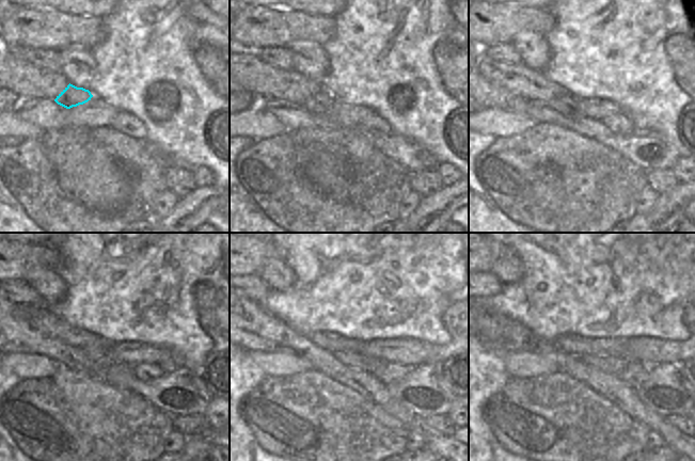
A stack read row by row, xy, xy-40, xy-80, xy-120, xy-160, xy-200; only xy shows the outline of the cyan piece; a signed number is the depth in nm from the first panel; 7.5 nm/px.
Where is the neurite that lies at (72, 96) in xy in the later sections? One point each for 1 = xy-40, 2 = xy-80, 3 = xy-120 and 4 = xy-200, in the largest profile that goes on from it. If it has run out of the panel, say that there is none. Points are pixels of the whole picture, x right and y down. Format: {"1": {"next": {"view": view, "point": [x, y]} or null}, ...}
{"1": {"next": {"view": "xy-40", "point": [320, 101]}}, "2": {"next": {"view": "xy-80", "point": [567, 105]}}, "3": {"next": {"view": "xy-120", "point": [98, 352]}}, "4": {"next": {"view": "xy-200", "point": [615, 365]}}}

